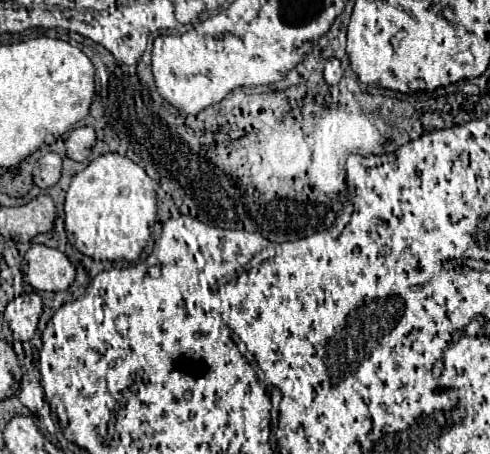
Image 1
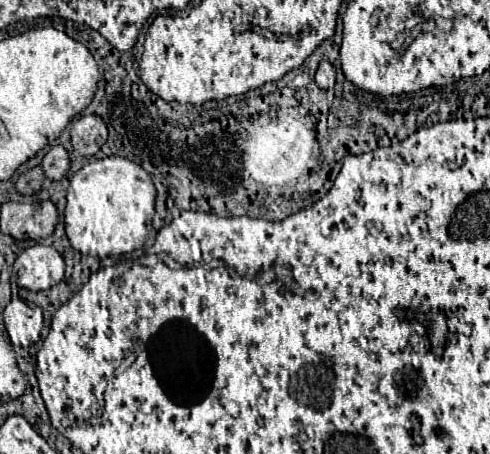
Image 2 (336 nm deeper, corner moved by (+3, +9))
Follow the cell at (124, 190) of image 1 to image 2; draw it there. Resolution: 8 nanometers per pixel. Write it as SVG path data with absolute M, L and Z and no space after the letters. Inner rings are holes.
M119 155L93 159L71 177L64 211L65 233L71 247L82 255L99 259L119 256L145 243L153 213L155 185L141 165Z

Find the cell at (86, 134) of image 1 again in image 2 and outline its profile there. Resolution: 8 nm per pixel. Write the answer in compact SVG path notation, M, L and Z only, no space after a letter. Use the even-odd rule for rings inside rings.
M83 115L71 125L71 145L75 153L91 157L107 141L107 127L99 115Z

